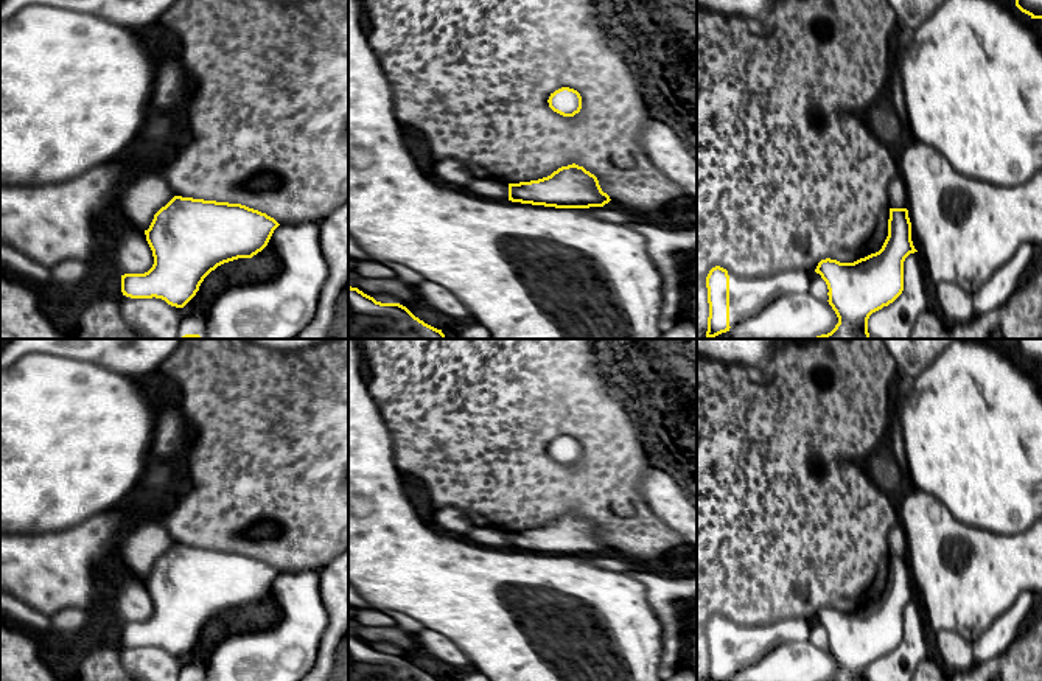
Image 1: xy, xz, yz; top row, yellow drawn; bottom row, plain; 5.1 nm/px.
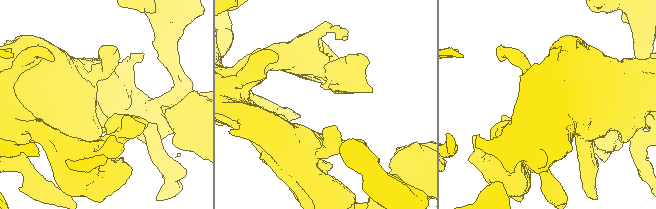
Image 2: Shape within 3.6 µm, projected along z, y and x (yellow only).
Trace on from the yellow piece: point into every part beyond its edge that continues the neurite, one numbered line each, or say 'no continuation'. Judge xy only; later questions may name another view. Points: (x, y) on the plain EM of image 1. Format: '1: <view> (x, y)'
no continuation

